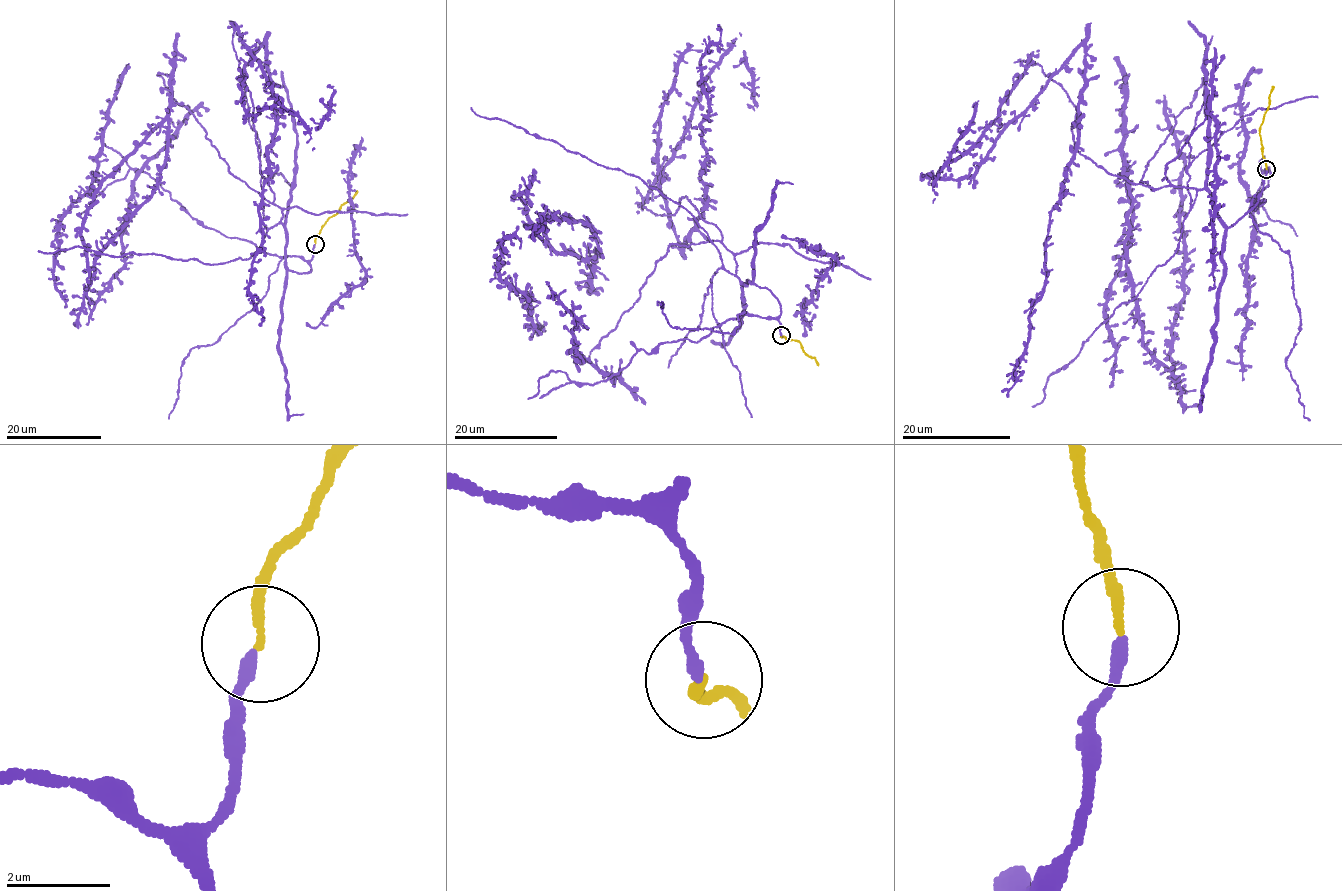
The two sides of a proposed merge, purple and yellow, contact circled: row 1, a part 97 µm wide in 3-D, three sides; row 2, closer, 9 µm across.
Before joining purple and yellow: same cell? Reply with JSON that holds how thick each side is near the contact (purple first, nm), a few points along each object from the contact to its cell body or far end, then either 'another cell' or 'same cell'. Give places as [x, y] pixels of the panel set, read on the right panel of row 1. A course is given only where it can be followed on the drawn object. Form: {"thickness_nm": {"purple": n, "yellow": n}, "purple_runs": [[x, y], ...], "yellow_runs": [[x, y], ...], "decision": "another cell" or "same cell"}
{"thickness_nm": {"purple": 220, "yellow": 200}, "purple_runs": [[1267, 170], [1230, 228], [1203, 189], [1109, 174], [1028, 62], [1016, 117], [1080, 45], [1084, 90], [1001, 391]], "yellow_runs": [[1267, 169], [1260, 134], [1274, 86]], "decision": "same cell"}

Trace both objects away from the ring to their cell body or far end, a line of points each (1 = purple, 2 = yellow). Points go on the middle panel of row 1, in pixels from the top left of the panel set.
1: (781, 335), (776, 297), (684, 196), (674, 216), (642, 206), (655, 160), (680, 242), (702, 211), (718, 24)
2: (781, 335), (800, 345), (818, 365)

